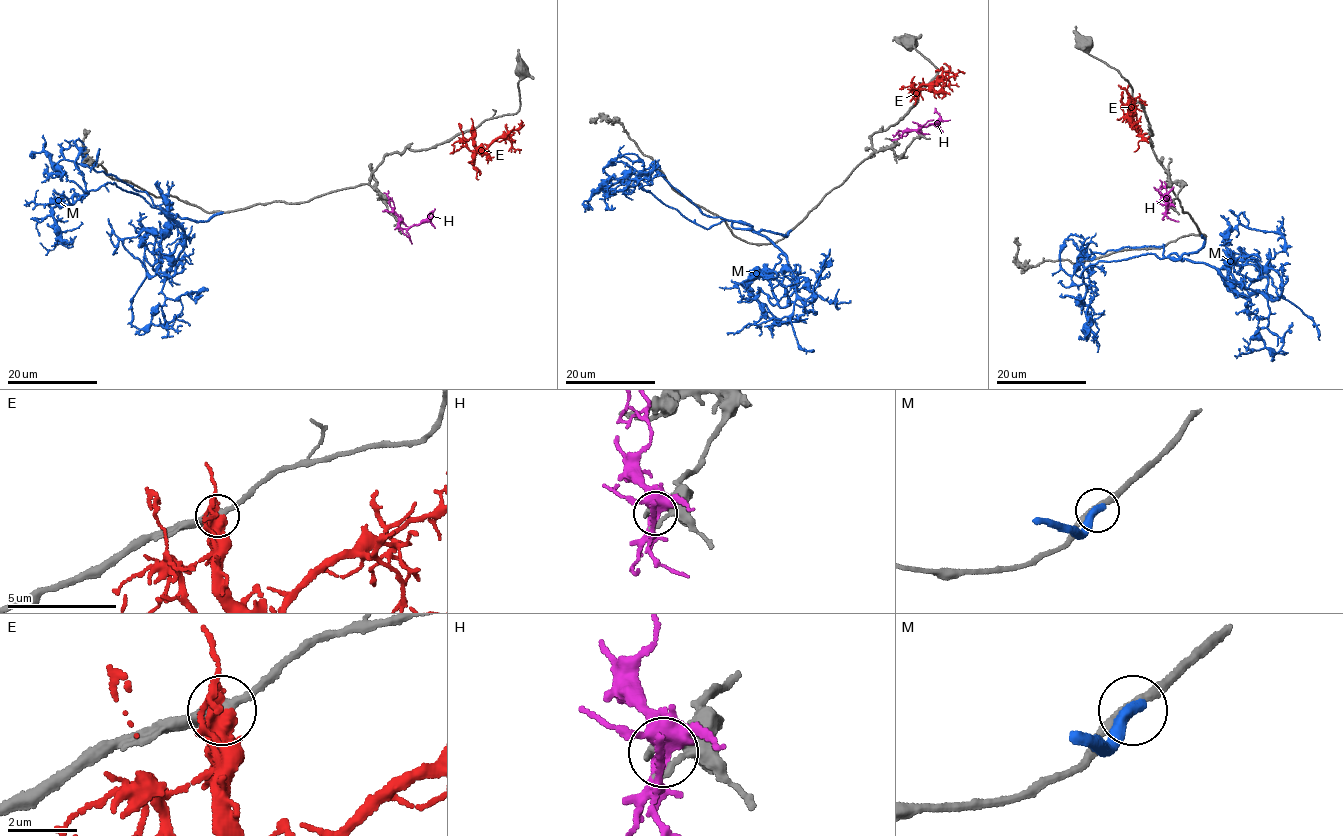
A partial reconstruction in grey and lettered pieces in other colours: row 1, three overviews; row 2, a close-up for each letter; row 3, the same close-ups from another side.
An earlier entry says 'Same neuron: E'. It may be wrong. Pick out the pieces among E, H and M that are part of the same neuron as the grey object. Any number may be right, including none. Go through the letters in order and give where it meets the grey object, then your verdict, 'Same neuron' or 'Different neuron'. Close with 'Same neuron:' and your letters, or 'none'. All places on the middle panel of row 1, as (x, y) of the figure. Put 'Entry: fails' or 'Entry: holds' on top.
Entry: holds
E: Touches grey at (917, 94). Same neuron
H: Touches grey at (918, 131). Different neuron
M: Touches grey at (789, 231). Different neuron
Same neuron: E

